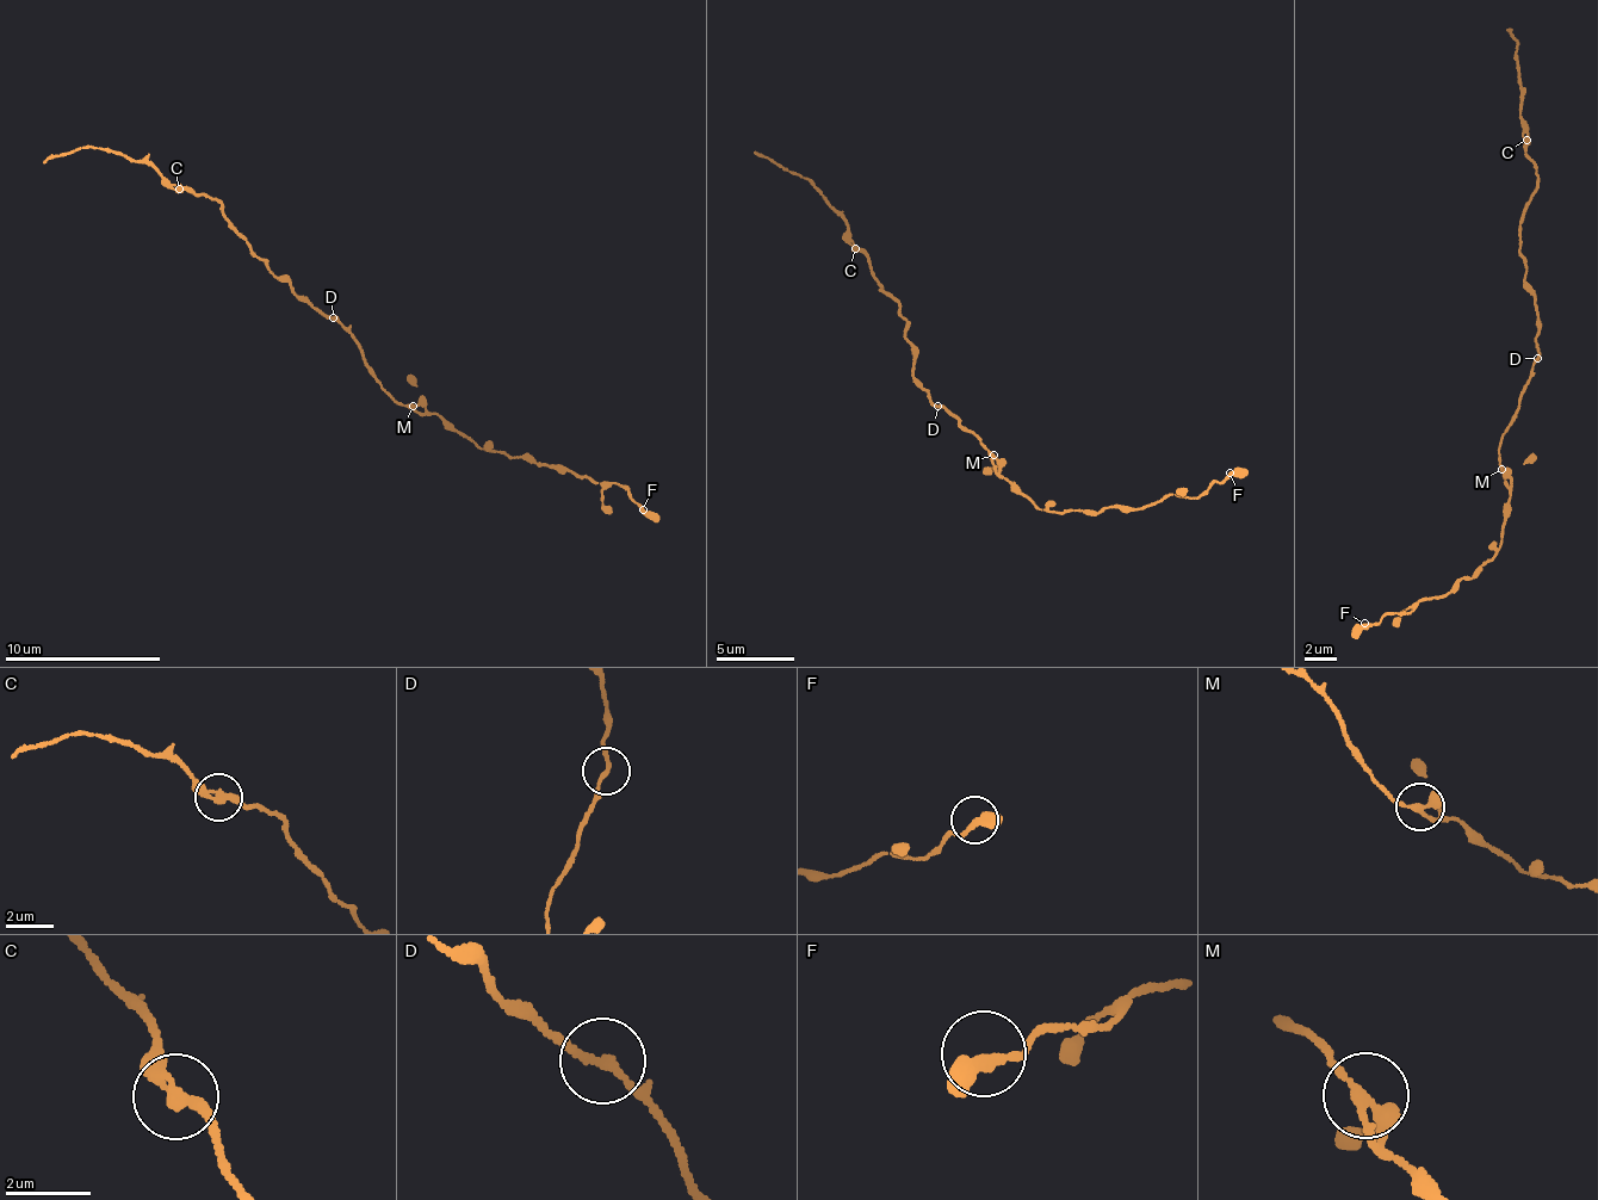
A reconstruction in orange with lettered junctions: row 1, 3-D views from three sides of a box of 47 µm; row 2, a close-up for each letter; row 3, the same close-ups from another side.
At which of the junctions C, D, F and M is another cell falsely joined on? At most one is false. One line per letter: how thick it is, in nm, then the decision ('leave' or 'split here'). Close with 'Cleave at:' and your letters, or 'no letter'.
C: calibre 300 nm; leave
D: calibre 180 nm; leave
F: calibre 300 nm; leave
M: calibre 280 nm; leave
Cleave at: no letter

